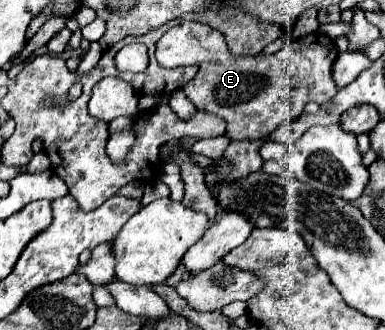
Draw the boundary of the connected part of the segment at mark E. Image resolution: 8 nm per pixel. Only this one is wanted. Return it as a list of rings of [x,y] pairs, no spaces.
[[[192,21],[172,27],[156,47],[156,59],[160,65],[200,67],[198,75],[186,83],[184,91],[198,109],[220,115],[228,123],[226,137],[230,141],[262,139],[280,127],[280,123],[296,119],[306,103],[330,101],[338,91],[332,79],[336,57],[338,49],[334,41],[320,31],[286,43],[274,55],[260,53],[254,57],[234,57],[220,31]]]

